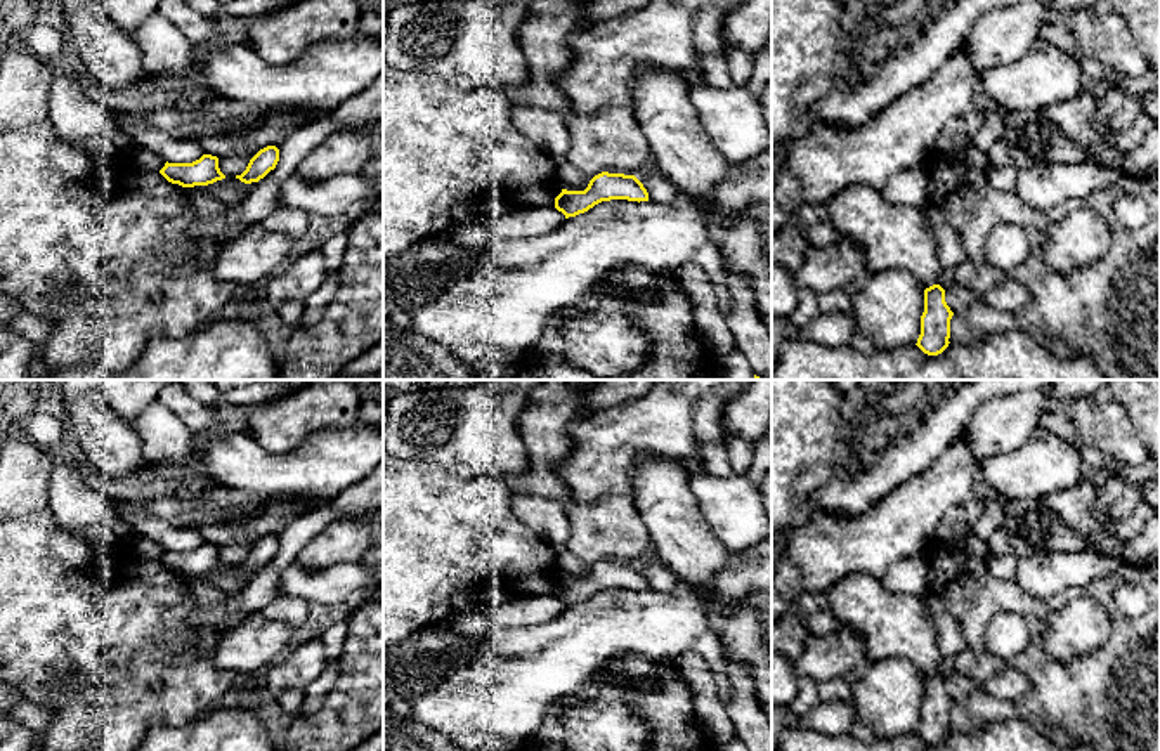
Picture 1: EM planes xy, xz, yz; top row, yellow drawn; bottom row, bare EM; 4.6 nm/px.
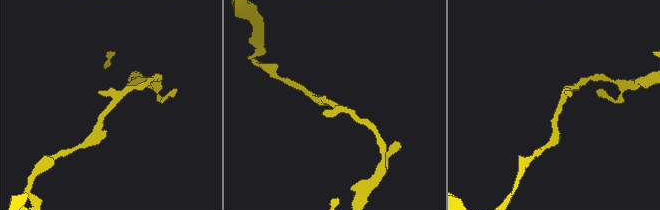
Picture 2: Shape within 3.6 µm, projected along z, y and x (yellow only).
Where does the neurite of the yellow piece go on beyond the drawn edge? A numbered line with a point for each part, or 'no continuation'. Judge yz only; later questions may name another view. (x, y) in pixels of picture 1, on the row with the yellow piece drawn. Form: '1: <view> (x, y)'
no continuation

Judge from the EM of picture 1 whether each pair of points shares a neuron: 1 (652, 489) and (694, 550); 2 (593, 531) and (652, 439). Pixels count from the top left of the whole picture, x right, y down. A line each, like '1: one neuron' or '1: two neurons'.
1: one neuron
2: one neuron

